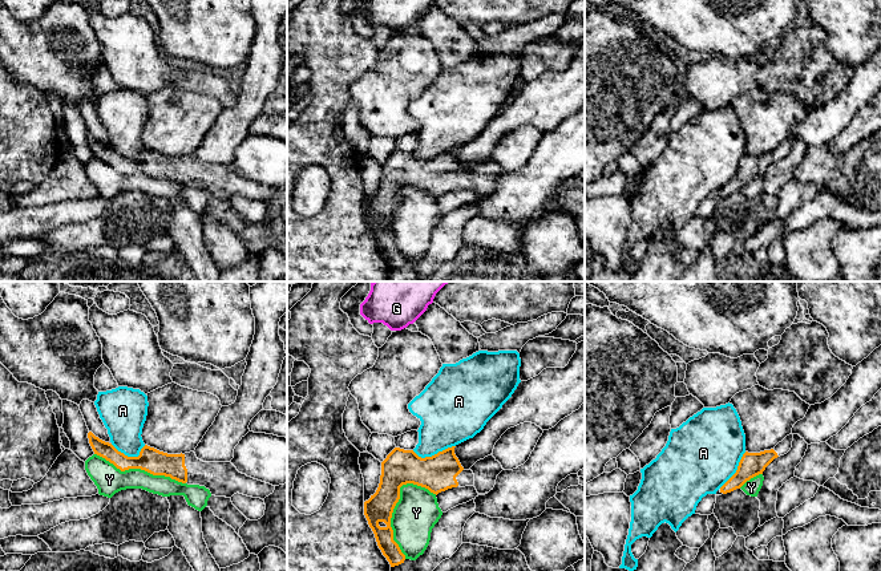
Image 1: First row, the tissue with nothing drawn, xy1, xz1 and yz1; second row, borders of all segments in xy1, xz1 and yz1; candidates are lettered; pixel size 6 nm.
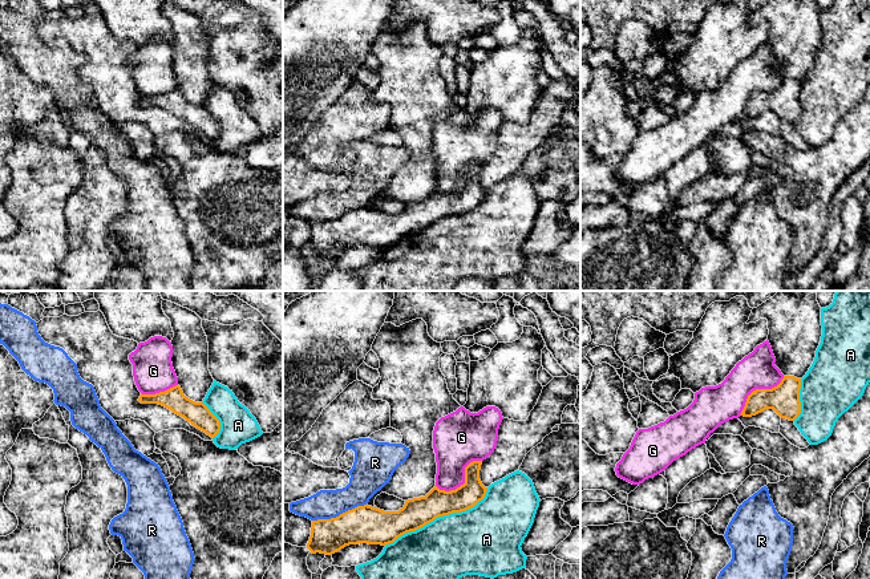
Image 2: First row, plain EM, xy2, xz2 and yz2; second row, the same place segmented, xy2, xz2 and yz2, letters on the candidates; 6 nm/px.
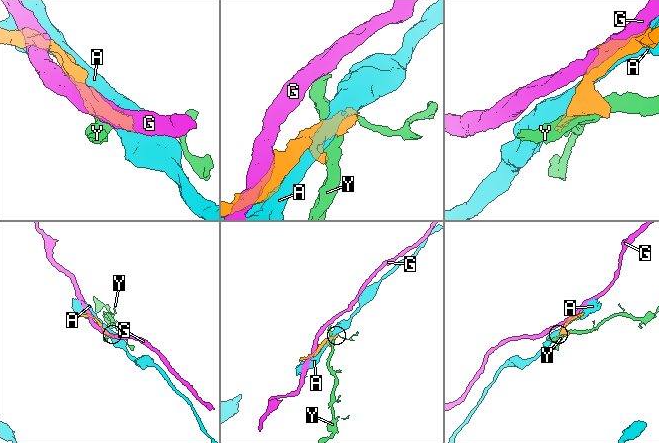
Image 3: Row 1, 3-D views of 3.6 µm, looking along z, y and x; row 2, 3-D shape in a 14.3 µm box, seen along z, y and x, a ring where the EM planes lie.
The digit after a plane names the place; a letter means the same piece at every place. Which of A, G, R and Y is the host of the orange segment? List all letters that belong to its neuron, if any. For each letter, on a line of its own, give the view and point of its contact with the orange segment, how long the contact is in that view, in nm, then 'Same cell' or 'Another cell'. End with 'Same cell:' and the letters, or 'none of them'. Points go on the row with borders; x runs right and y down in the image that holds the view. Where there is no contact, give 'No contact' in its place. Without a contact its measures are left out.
A: Touches orange at xz2 (438, 515). Shared border 700 nm. Another cell
G: Touches orange at xz2 (465, 481). Shared border 320 nm. Another cell
R: Touches orange at xz2 (340, 514). Shared border 340 nm. Another cell
Y: Touches orange at xz1 (391, 517). Shared border 460 nm. Another cell
Same cell: none of them

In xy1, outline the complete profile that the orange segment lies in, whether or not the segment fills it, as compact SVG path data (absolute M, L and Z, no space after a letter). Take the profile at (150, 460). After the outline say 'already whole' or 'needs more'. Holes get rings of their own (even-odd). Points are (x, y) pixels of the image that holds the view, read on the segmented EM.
M92 432L88 433L88 438L94 454L105 458L121 471L141 469L182 483L205 486L211 495L226 498L239 493L264 499L275 490L275 486L270 483L239 473L231 462L203 462L197 458L194 451L167 454L145 445L138 457L128 457Z | needs more

